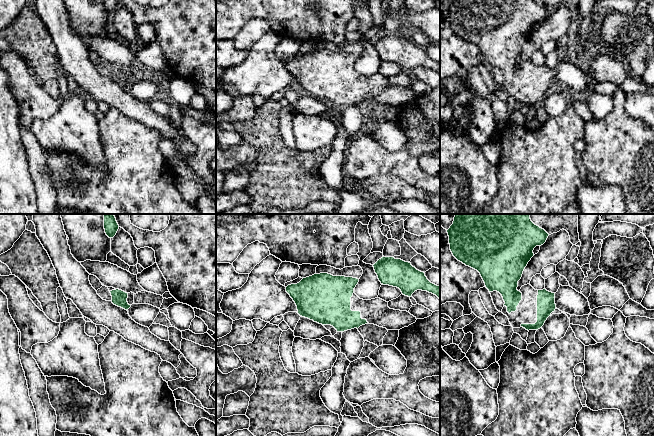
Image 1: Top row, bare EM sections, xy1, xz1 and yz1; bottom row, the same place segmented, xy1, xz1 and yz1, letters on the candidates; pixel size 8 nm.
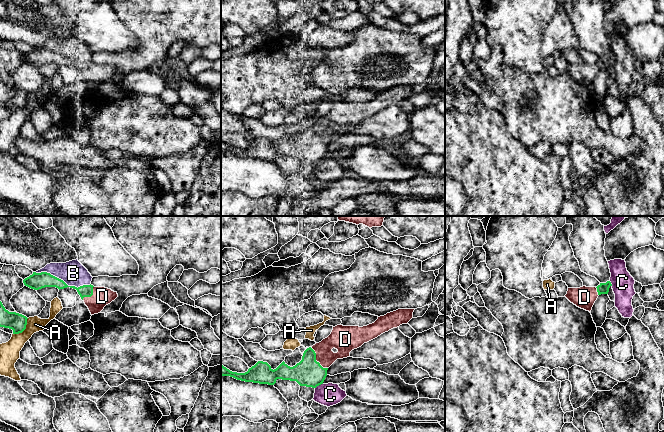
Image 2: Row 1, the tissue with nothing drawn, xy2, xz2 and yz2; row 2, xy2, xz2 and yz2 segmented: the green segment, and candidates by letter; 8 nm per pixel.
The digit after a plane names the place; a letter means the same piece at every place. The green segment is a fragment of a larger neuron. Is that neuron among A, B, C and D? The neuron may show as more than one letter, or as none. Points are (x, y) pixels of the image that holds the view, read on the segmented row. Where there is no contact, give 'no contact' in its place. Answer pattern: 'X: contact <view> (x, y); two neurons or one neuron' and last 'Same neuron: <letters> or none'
A: contact xy2 (24, 329); two neurons
B: contact xy2 (62, 280); two neurons
C: contact xz2 (318, 385); two neurons
D: contact xz2 (315, 359); one neuron
Same neuron: D

